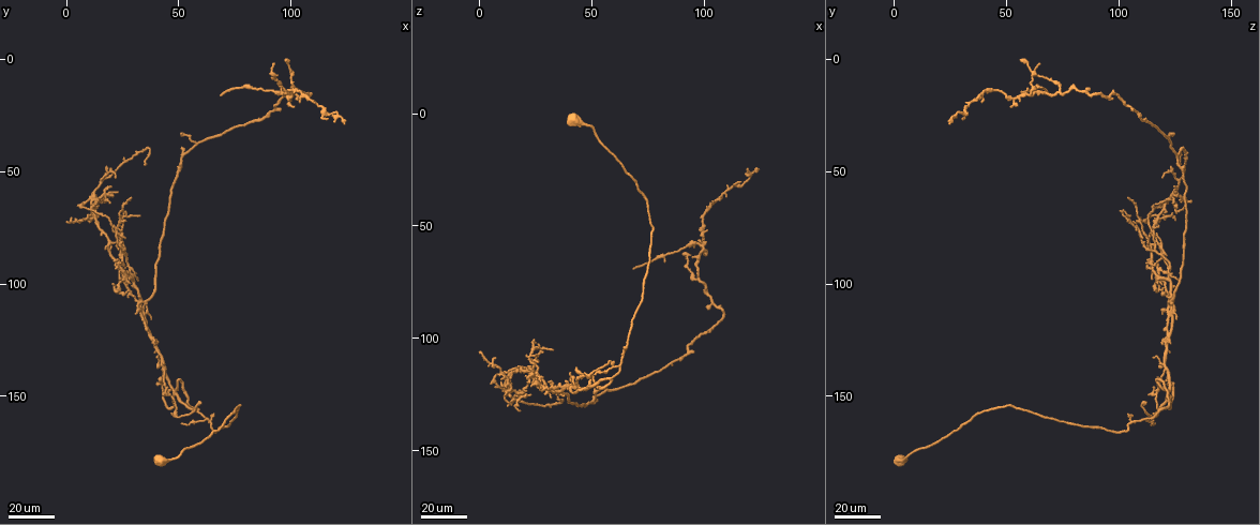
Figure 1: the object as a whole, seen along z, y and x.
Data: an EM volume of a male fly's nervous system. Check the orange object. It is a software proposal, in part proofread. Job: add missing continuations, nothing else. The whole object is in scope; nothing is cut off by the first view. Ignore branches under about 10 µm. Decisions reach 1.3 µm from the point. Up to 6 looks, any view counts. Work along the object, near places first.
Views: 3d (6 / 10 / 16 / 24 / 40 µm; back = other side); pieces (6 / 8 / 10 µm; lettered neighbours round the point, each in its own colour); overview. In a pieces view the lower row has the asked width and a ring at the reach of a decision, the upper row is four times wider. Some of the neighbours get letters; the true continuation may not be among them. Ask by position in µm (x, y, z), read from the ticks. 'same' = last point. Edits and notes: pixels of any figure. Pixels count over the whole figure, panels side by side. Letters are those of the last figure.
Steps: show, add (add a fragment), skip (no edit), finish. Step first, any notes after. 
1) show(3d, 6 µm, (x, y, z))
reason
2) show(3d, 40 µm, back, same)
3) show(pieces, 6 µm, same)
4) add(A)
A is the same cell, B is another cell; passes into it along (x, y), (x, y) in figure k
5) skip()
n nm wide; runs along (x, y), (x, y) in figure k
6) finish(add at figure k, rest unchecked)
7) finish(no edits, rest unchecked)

show(3d, 40 µm, (116, 26, 30))
an open end

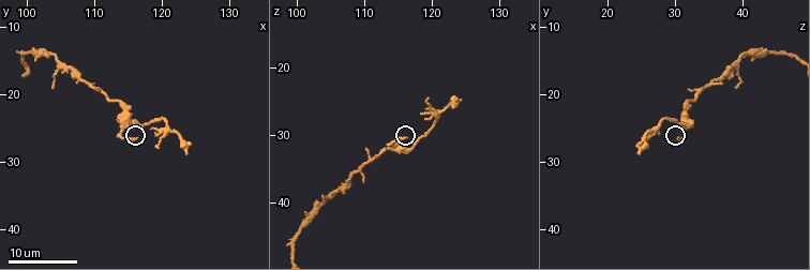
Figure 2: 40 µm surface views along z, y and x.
show(pieces, 6 µm, (116.0, 26.5, 30.0))

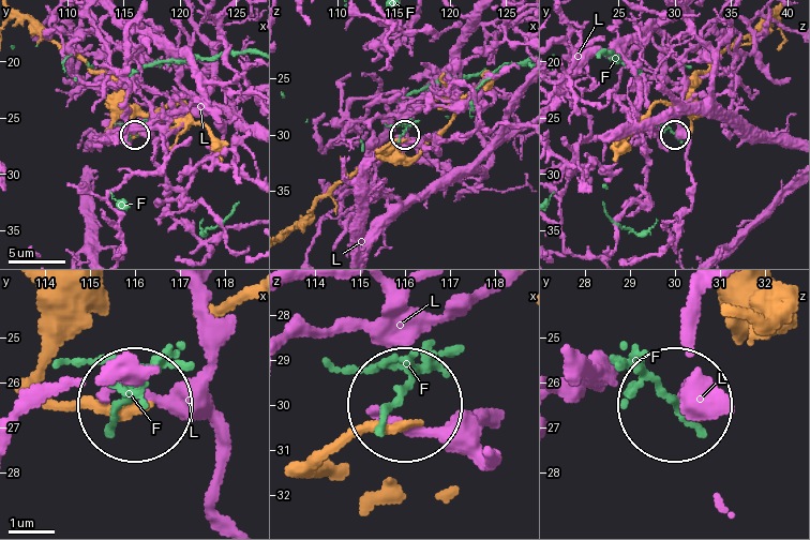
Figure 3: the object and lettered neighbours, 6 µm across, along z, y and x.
skip()
170 nm wide; F and L are other cells; runs along (287, 234), (338, 184), (403, 139) in figure 3; no lettered fragment goes on from it

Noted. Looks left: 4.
show(3d, 40 µm, (69, 15, 68))
long arm stops here

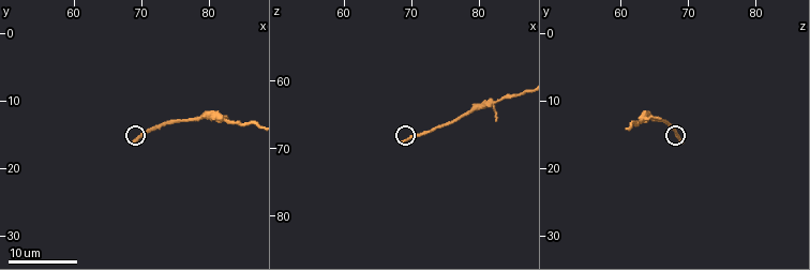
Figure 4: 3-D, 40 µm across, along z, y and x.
show(pieces, 6 µm, (68.5, 16.5, 69.0))
what lies round it

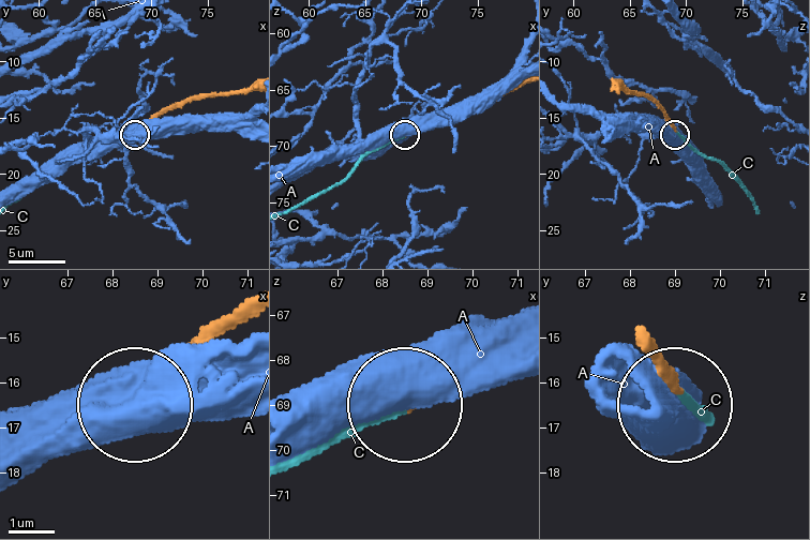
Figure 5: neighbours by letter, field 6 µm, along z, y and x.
add(C)
C is the same cell, A is another cell; passes into it along (643, 335), (693, 413) in figure 5; the neuron continues

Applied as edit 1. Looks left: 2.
show(3d, 24 µm, (6, 71, 108))
an open end

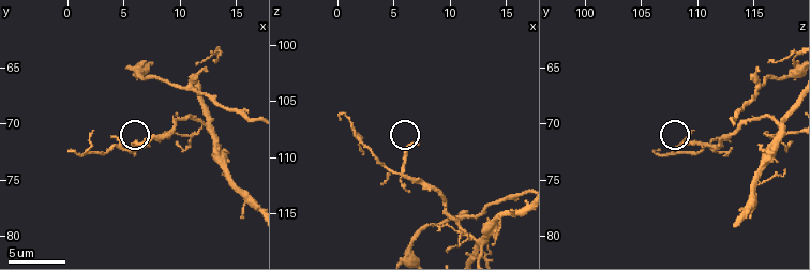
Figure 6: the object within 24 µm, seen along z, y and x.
show(pieces, 6 µm, (7.0, 71.8, 108.8))

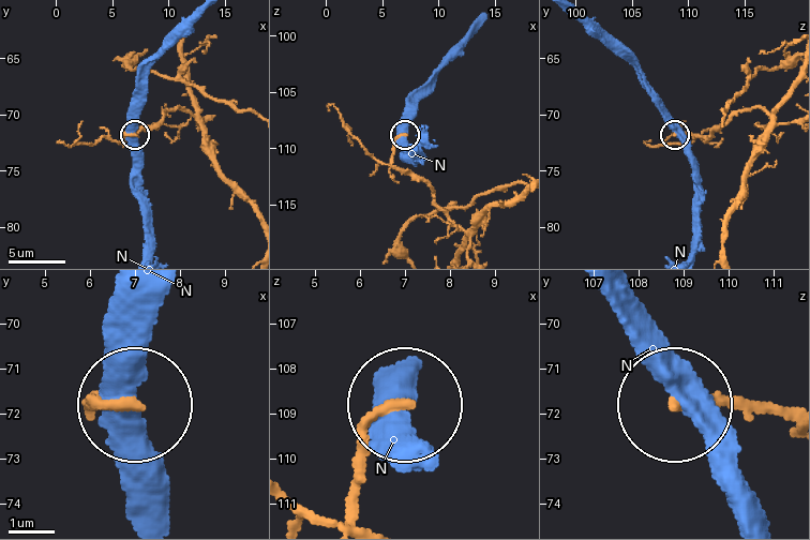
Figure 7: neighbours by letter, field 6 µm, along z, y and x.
skip()
230 nm wide; N is another cell; runs along (784, 405), (673, 405) in figure 7; no lettered fragment goes on from it

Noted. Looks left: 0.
finish(add at figure 5, rest unchecked)

